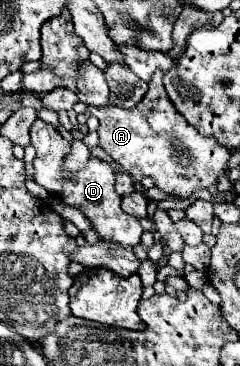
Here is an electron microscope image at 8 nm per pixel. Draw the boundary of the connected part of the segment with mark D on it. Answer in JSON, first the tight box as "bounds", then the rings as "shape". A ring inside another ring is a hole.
{"bounds":[30,119,144,247],"shape":[[[36,119],[32,129],[30,129],[30,137],[32,137],[32,145],[36,147],[36,159],[34,159],[34,181],[44,187],[48,193],[58,195],[66,205],[80,209],[92,223],[92,229],[100,235],[102,241],[110,241],[122,247],[136,247],[140,243],[140,237],[144,233],[142,225],[138,219],[128,217],[120,203],[122,203],[122,195],[116,193],[114,189],[114,181],[116,181],[116,171],[104,163],[102,159],[90,157],[85,169],[80,169],[72,175],[64,173],[64,159],[70,153],[70,143],[48,123]]]}

